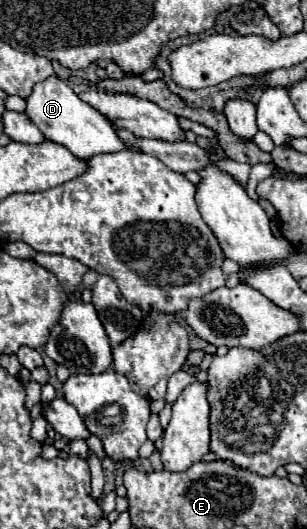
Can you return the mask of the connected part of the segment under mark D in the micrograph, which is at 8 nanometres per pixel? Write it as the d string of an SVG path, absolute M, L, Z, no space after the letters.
M56 76L34 84L34 92L26 98L26 114L46 134L46 138L66 146L76 158L90 158L94 154L104 154L104 152L132 150L130 146L124 144L124 140L120 140L116 128L110 124L108 118L104 118L92 106L84 104L74 94L74 90Z

